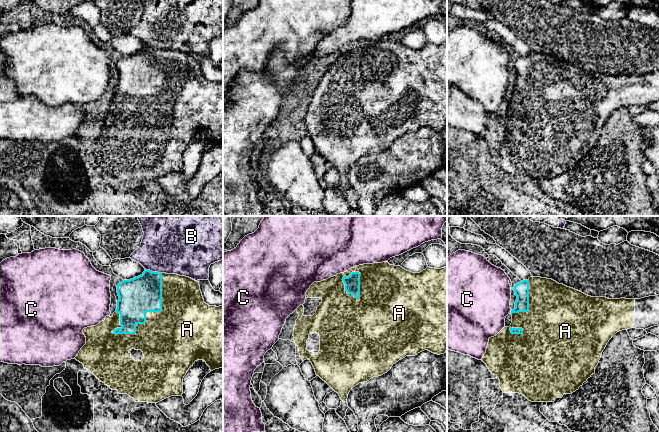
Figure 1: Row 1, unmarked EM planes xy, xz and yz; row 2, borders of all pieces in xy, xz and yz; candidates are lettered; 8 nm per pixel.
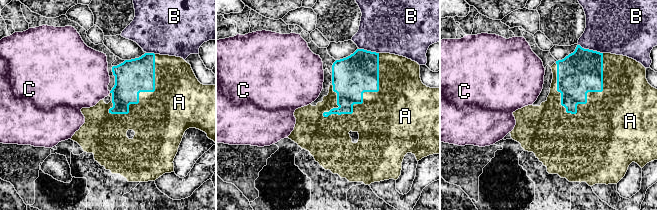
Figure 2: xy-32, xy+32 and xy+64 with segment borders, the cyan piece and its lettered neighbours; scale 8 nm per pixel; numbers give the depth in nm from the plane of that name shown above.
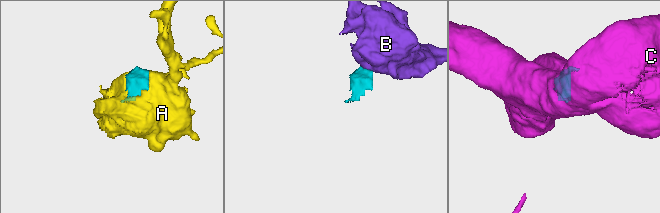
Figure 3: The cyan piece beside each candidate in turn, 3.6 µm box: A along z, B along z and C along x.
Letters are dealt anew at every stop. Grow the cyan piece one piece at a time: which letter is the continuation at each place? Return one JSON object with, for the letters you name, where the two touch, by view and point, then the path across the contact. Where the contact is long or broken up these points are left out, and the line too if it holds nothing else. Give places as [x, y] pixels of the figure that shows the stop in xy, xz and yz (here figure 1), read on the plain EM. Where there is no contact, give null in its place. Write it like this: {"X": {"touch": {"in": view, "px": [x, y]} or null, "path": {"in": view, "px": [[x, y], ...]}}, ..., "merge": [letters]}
{"A": {"touch": {"in": "xy", "px": [148, 87]}}, "merge": ["A"]}

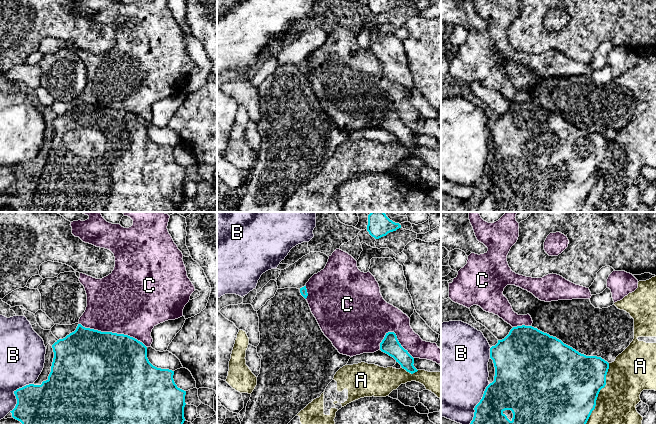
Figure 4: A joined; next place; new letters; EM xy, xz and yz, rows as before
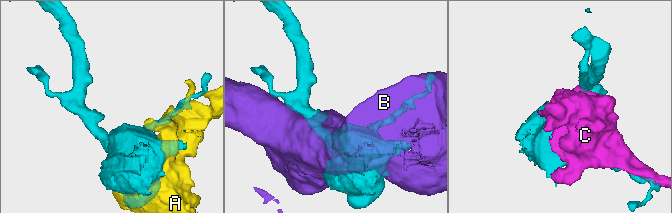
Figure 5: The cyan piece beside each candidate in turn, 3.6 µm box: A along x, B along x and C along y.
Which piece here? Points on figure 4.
{"merge": []}

